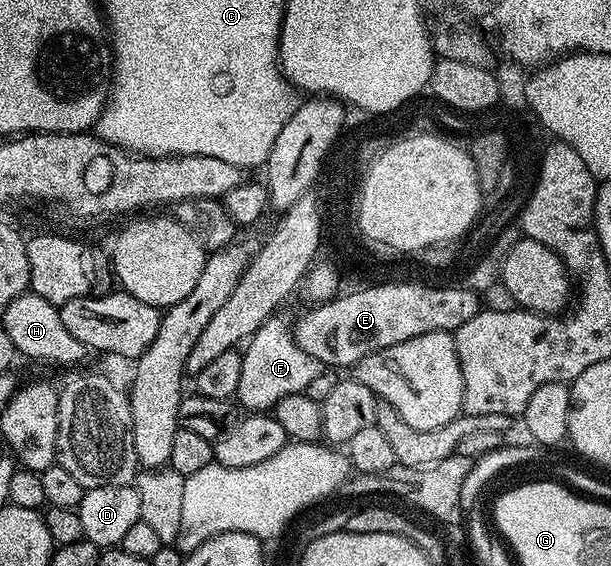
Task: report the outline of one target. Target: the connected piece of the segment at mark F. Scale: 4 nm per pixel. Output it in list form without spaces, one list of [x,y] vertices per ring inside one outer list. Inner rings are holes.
[[[274,315],[246,342],[242,353],[242,376],[238,378],[235,400],[241,401],[248,411],[271,410],[278,399],[308,390],[321,371],[320,361],[306,355],[306,351],[298,347],[293,326],[287,325],[280,315]]]

